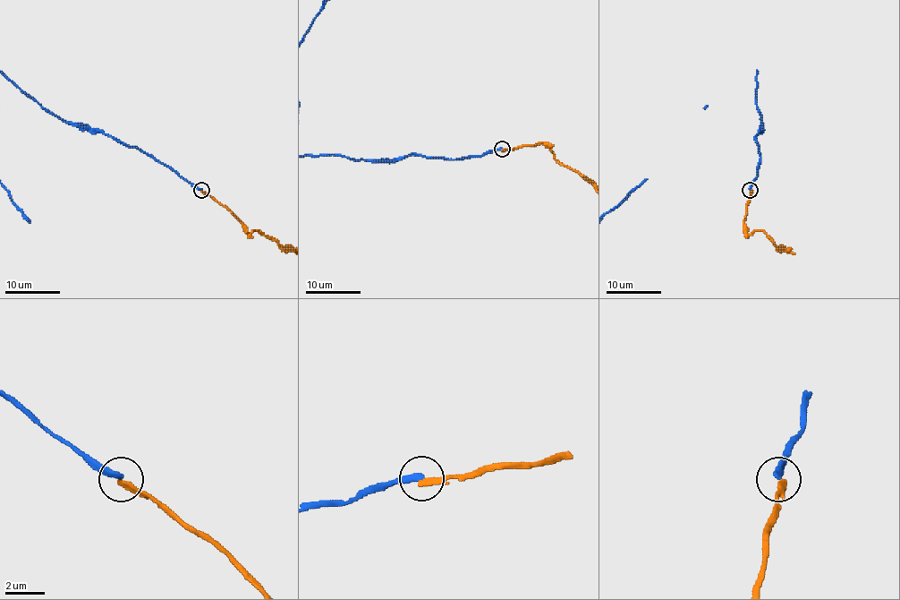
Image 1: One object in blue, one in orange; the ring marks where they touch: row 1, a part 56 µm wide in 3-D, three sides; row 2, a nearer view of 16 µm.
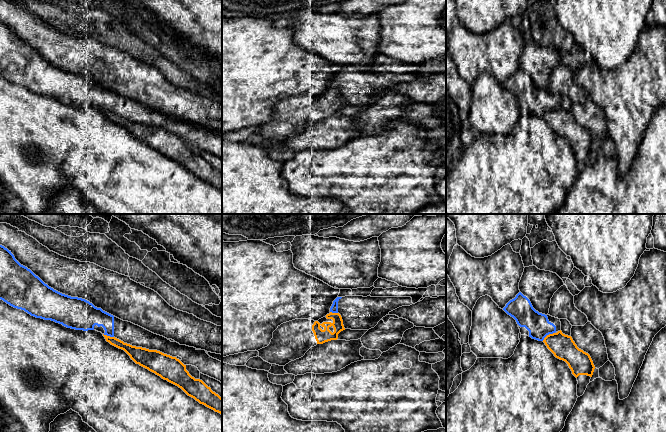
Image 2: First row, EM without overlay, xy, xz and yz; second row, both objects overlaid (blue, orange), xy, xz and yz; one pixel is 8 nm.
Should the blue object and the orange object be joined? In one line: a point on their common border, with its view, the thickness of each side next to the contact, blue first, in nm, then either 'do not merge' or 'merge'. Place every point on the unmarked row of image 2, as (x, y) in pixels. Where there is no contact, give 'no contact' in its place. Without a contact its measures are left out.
contact yz (548, 110); calibres 190 and 200 nm; do not merge

